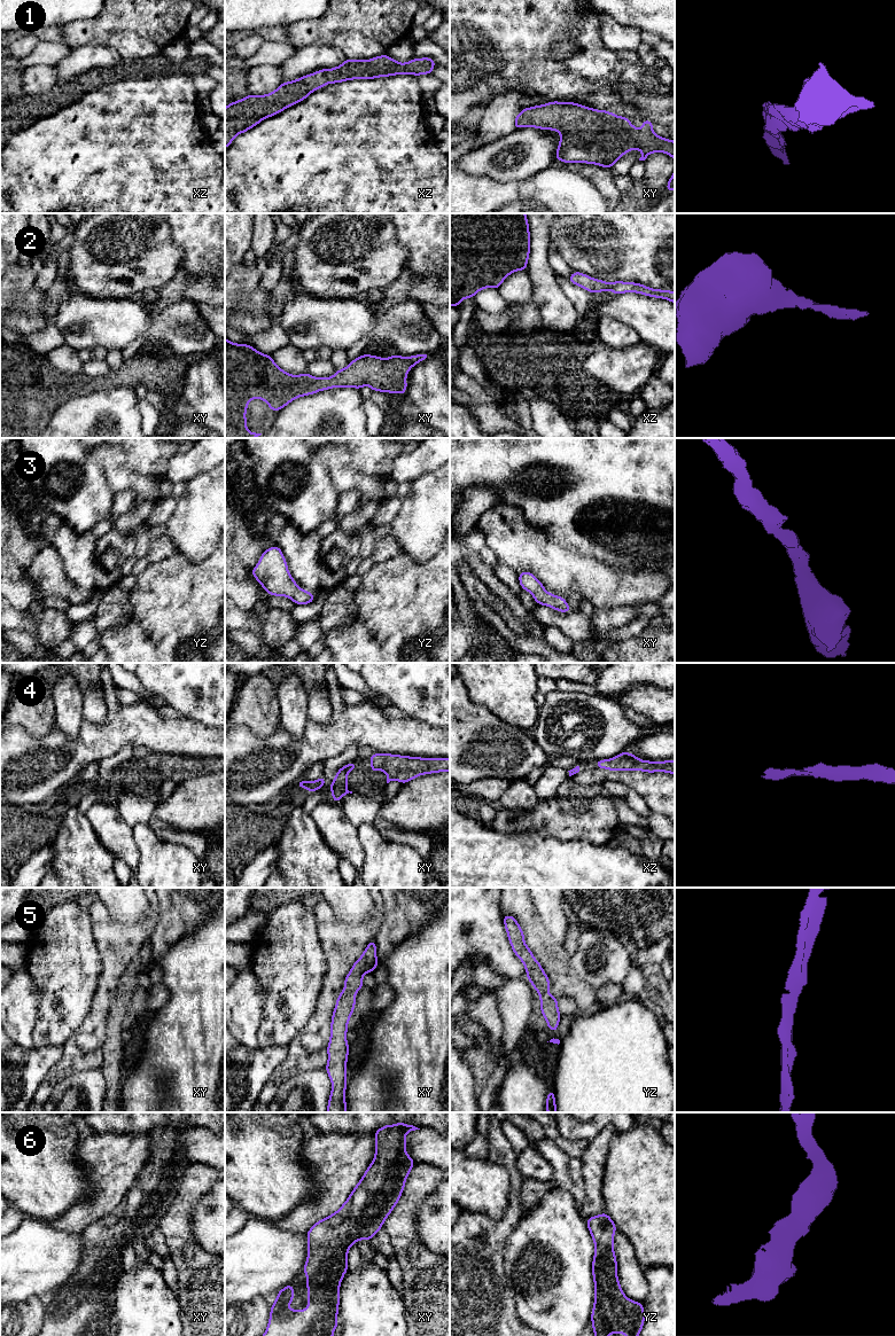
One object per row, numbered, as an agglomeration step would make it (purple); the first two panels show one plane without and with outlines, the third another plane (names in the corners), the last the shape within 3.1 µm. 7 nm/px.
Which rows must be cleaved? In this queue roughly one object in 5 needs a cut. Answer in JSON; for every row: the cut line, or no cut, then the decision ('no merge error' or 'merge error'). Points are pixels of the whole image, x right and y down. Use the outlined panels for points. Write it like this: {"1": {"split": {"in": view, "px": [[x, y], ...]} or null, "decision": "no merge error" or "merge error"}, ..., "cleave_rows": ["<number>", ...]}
{"1": {"split": null, "decision": "no merge error"}, "2": {"split": null, "decision": "no merge error"}, "3": {"split": null, "decision": "no merge error"}, "4": {"split": null, "decision": "no merge error"}, "5": {"split": null, "decision": "no merge error"}, "6": {"split": null, "decision": "no merge error"}, "cleave_rows": []}

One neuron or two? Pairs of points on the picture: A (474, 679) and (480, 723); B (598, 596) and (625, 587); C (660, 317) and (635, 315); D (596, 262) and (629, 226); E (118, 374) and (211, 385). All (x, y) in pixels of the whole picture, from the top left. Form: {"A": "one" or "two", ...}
{"A": "two", "B": "one", "C": "one", "D": "one", "E": "two"}

